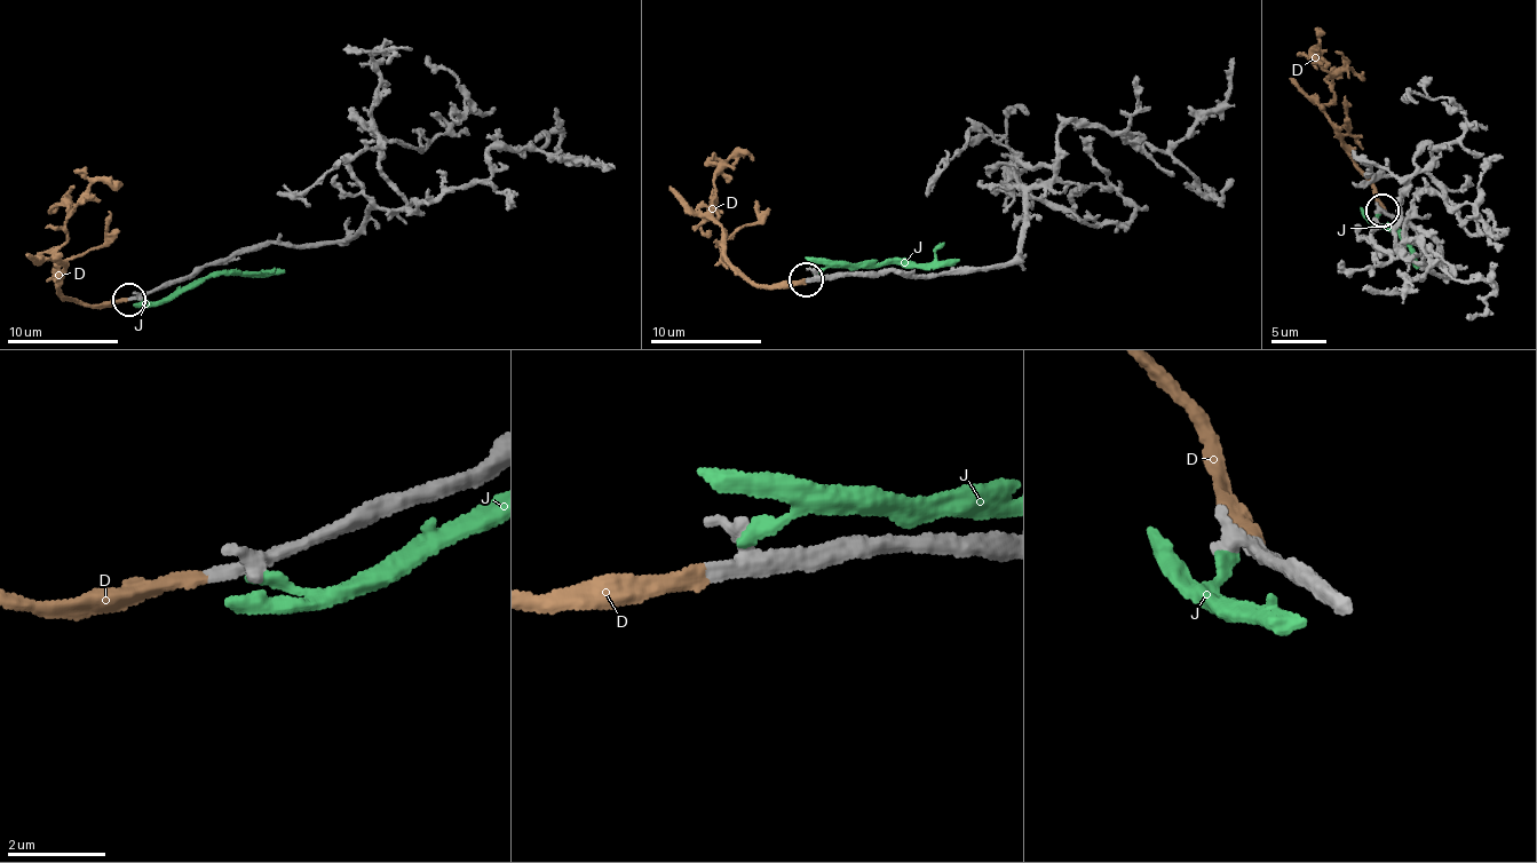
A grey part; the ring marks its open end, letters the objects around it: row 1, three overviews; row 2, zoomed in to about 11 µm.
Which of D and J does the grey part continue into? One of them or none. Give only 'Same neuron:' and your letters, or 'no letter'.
Same neuron: D

